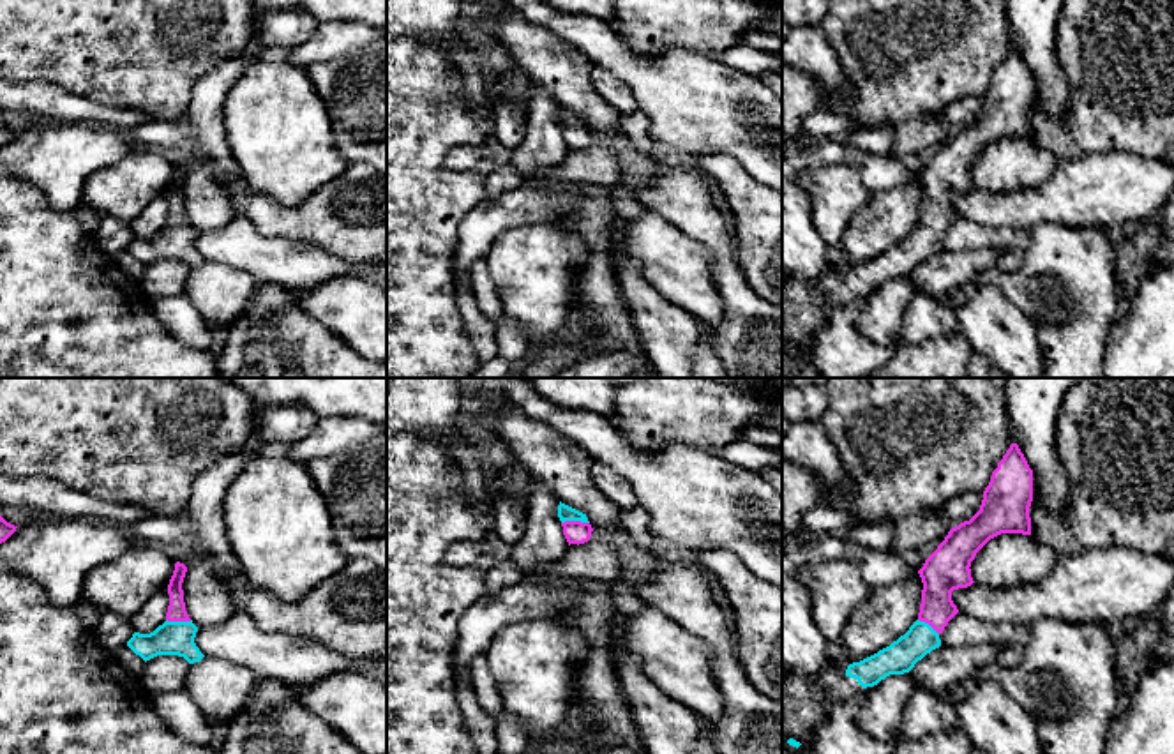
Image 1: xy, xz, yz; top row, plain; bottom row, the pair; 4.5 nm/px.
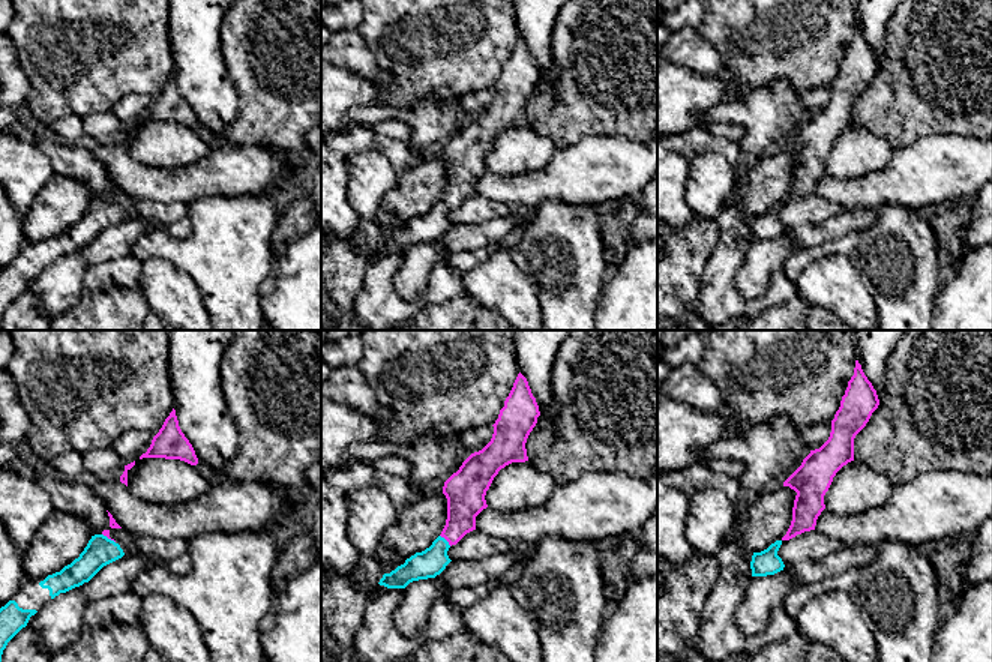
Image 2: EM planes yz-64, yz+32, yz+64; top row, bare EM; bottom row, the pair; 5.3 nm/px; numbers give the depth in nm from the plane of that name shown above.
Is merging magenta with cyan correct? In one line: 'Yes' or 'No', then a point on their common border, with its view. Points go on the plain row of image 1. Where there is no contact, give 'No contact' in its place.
Yes. Touches magenta at xz (574, 126)

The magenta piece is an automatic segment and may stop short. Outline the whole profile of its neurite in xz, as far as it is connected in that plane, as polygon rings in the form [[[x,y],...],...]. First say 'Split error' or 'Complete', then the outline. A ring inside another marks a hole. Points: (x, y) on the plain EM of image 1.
Split error. [[[560,106],[558,109],[558,122],[561,125],[561,131],[563,131],[563,139],[570,148],[584,148],[590,145],[591,141],[591,129],[586,122],[586,118],[565,109]]]

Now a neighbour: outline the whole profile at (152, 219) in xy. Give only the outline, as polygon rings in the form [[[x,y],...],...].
[[[166,191],[164,194],[150,201],[148,207],[134,221],[129,222],[134,237],[154,237],[159,230],[166,226],[168,210],[169,198]]]

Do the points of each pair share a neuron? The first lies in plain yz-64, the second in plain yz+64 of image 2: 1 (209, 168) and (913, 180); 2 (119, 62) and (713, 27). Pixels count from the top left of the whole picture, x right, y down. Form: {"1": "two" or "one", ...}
{"1": "one", "2": "one"}

